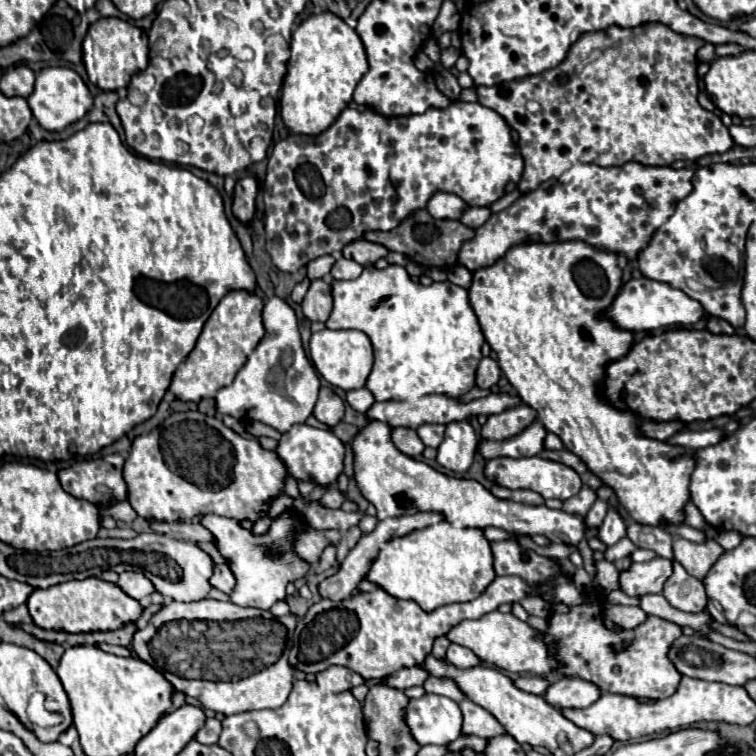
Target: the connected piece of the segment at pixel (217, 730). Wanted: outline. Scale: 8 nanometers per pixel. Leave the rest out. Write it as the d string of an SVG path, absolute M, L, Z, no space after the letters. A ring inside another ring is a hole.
M207 719L205 725L197 731L195 739L203 745L213 745L213 743L217 743L219 735L221 735L221 723L217 719Z

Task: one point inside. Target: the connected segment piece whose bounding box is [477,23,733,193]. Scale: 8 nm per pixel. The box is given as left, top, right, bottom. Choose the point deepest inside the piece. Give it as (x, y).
(621, 95)

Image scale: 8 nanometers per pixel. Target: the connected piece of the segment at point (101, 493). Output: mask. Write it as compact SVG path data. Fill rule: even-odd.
M119 453L77 461L75 465L59 471L59 481L69 495L91 501L95 505L107 501L127 501L123 463L125 459ZM107 491L111 493L107 495Z

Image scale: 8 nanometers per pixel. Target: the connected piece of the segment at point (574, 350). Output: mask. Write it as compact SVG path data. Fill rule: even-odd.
M583 241L563 243L525 243L511 247L503 259L493 267L473 273L469 301L479 319L483 335L491 349L497 353L503 375L515 387L519 397L537 411L537 419L547 431L555 433L565 447L575 453L587 469L611 487L625 507L629 519L641 525L659 527L663 521L669 525L683 525L685 503L691 501L689 477L695 469L695 457L681 445L669 445L645 437L639 431L639 417L629 409L613 407L599 391L607 365L623 359L633 345L633 331L619 329L611 319L603 317L621 289L619 257L595 251Z

